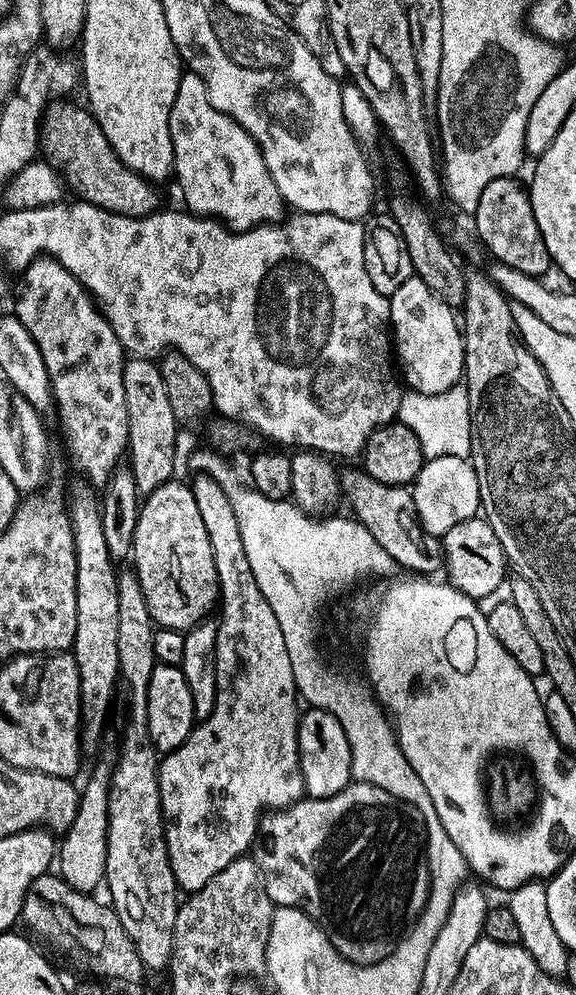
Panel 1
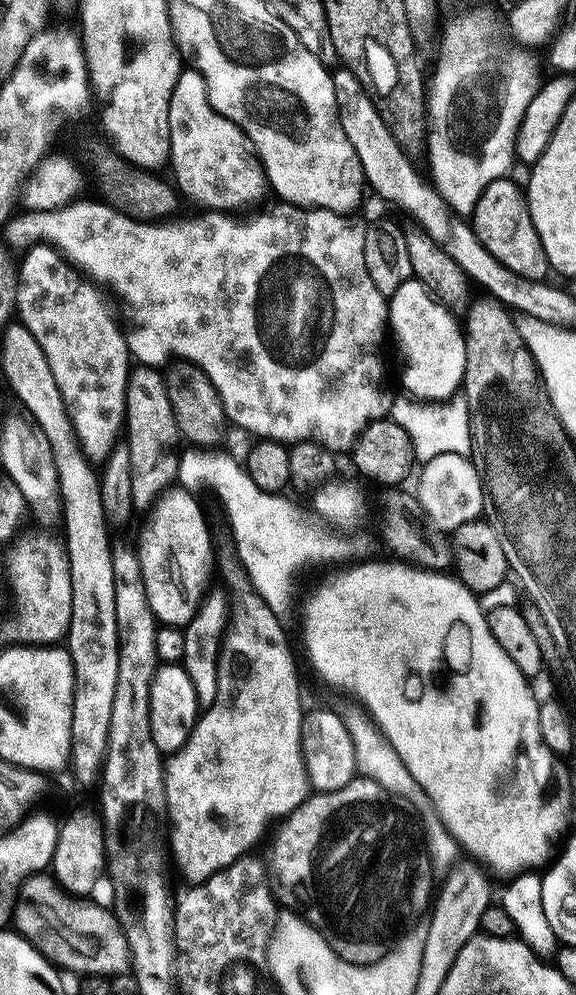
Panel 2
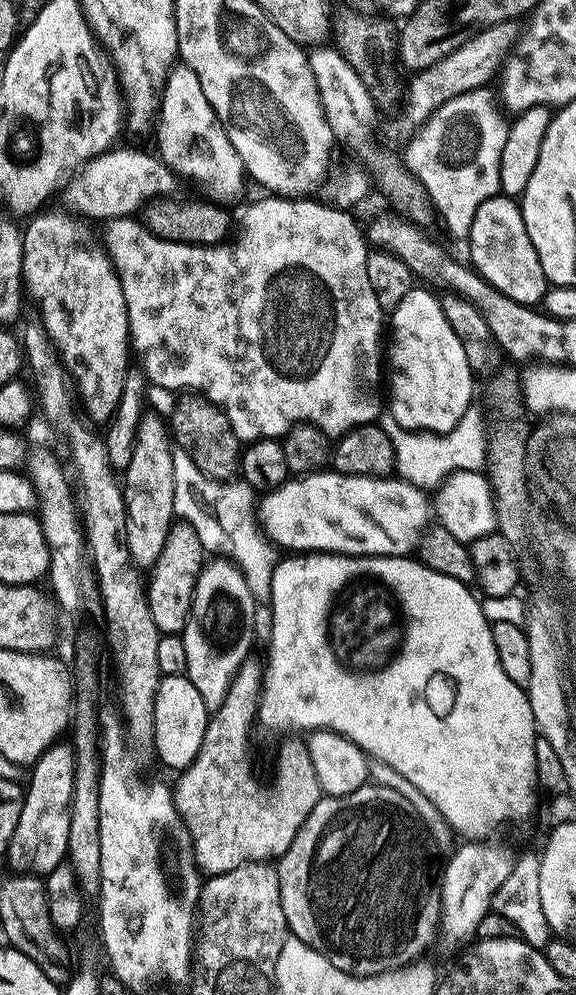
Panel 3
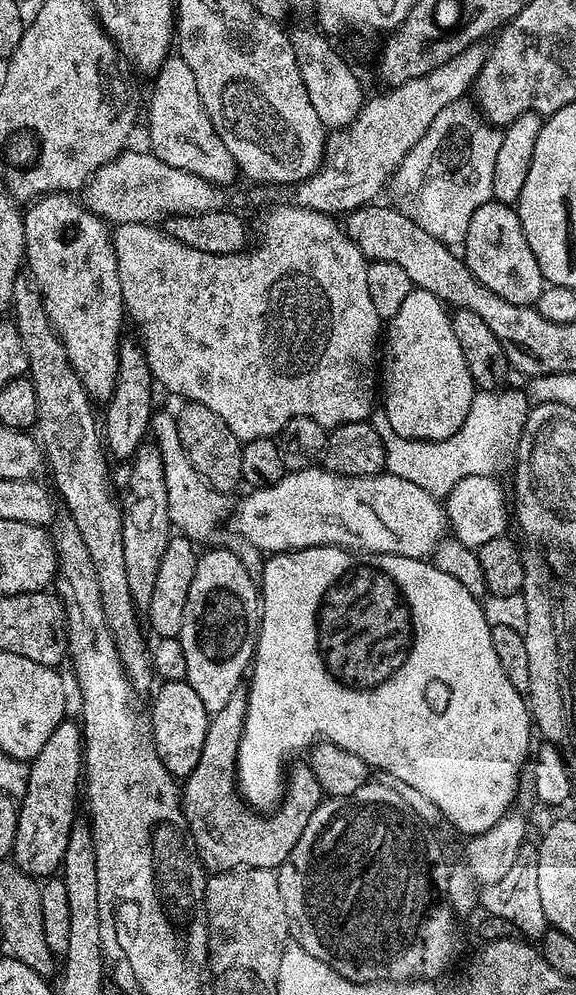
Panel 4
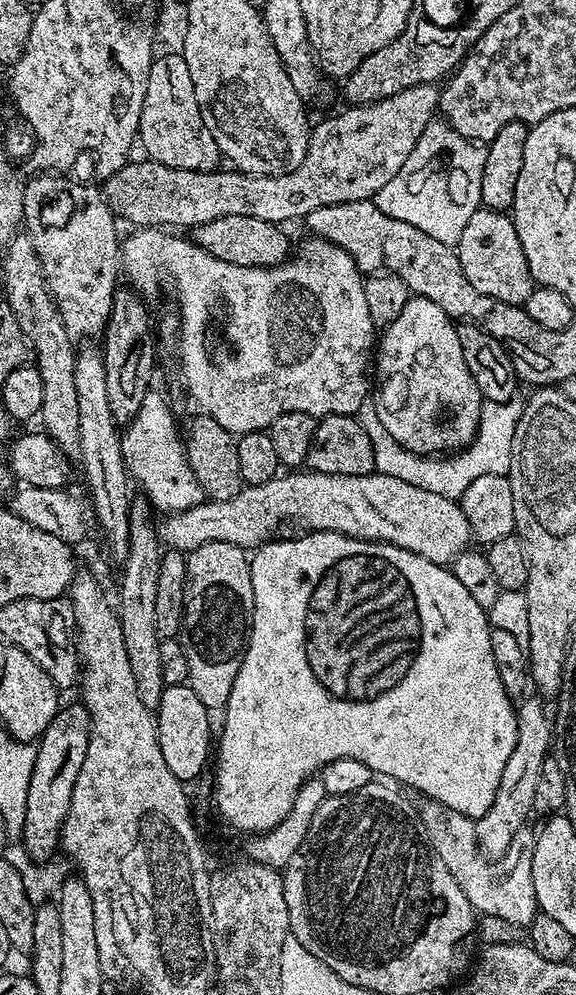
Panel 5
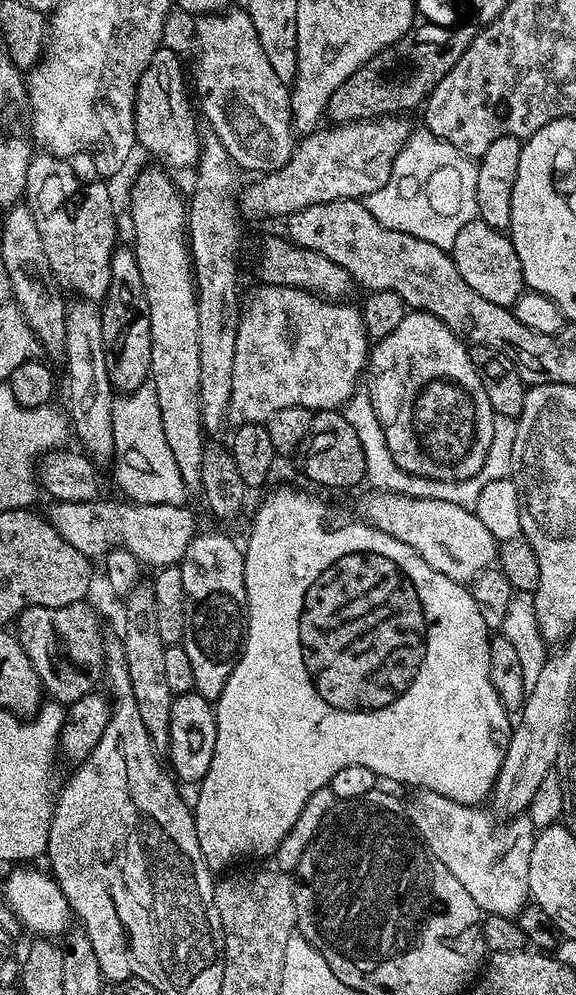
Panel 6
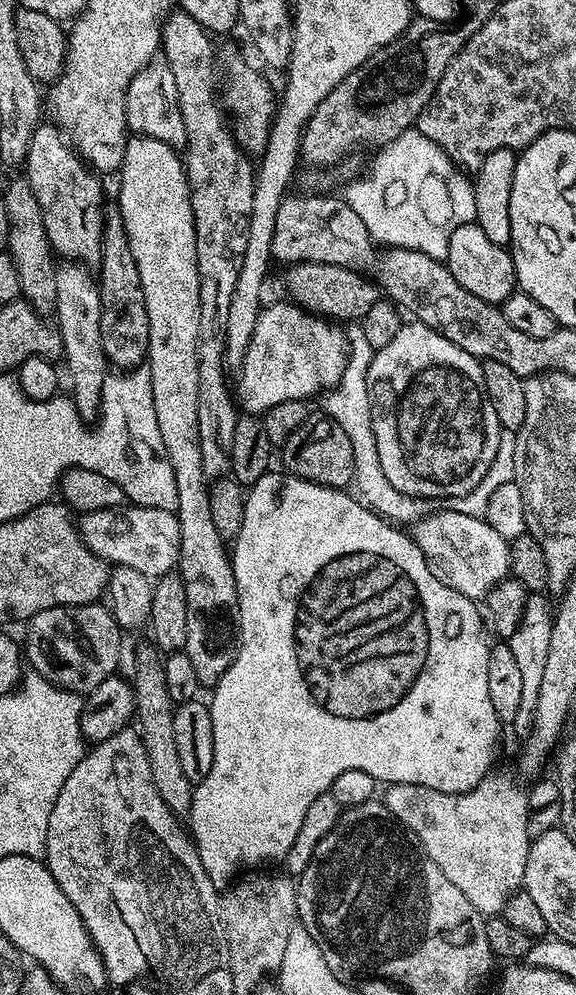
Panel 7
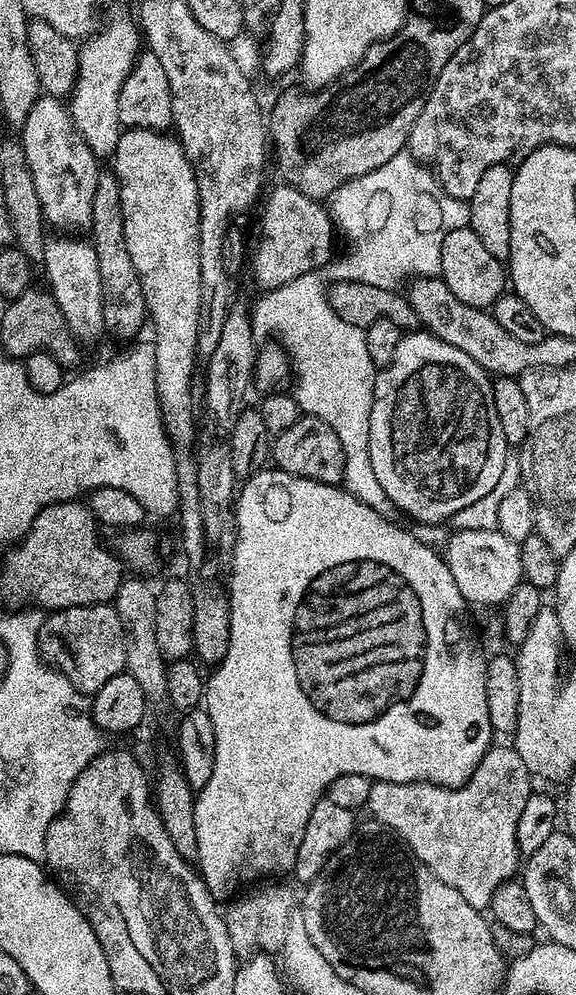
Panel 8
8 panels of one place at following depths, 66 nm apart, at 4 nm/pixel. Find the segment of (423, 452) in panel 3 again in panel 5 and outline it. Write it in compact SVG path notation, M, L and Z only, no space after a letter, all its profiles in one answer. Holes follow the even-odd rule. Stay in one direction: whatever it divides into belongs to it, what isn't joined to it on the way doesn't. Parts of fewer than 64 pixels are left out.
M519 399L510 402L484 402L480 406L480 425L476 431L476 437L467 448L455 453L445 455L443 458L434 456L415 456L410 450L406 450L394 438L390 438L390 430L382 426L382 418L378 418L375 407L365 406L360 409L358 419L361 426L370 434L370 442L374 446L374 460L376 472L390 478L402 478L402 482L410 482L410 486L422 486L422 490L430 490L430 494L442 494L446 498L459 501L460 497L468 489L476 478L482 478L486 474L495 476L507 476L510 470L510 454L514 446L514 430L524 413L524 405Z

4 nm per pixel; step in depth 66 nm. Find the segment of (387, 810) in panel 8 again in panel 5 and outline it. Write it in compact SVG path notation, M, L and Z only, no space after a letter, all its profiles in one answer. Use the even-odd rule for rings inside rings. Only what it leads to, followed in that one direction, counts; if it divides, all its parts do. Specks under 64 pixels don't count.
M425 799L424 805L419 805L418 815L426 833L426 839L431 851L444 863L444 868L453 876L455 887L466 894L466 898L477 913L483 915L497 915L509 922L531 925L532 919L538 915L536 895L534 894L534 870L532 869L532 851L536 849L536 836L531 827L526 826L514 838L505 856L499 857L500 864L495 868L493 861L480 851L476 842L476 821L463 821L465 832L464 845L460 845L460 824L462 817L458 810L450 810L437 800Z

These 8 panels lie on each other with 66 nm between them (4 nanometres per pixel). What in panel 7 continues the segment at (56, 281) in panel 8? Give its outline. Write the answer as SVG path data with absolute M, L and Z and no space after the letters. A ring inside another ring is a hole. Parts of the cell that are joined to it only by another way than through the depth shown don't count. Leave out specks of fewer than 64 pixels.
M64 262L57 267L58 298L54 313L54 327L62 338L63 363L68 363L72 375L70 399L78 414L86 422L100 415L100 402L104 399L104 377L109 375L110 365L102 350L102 302L100 286L87 267L79 262Z

